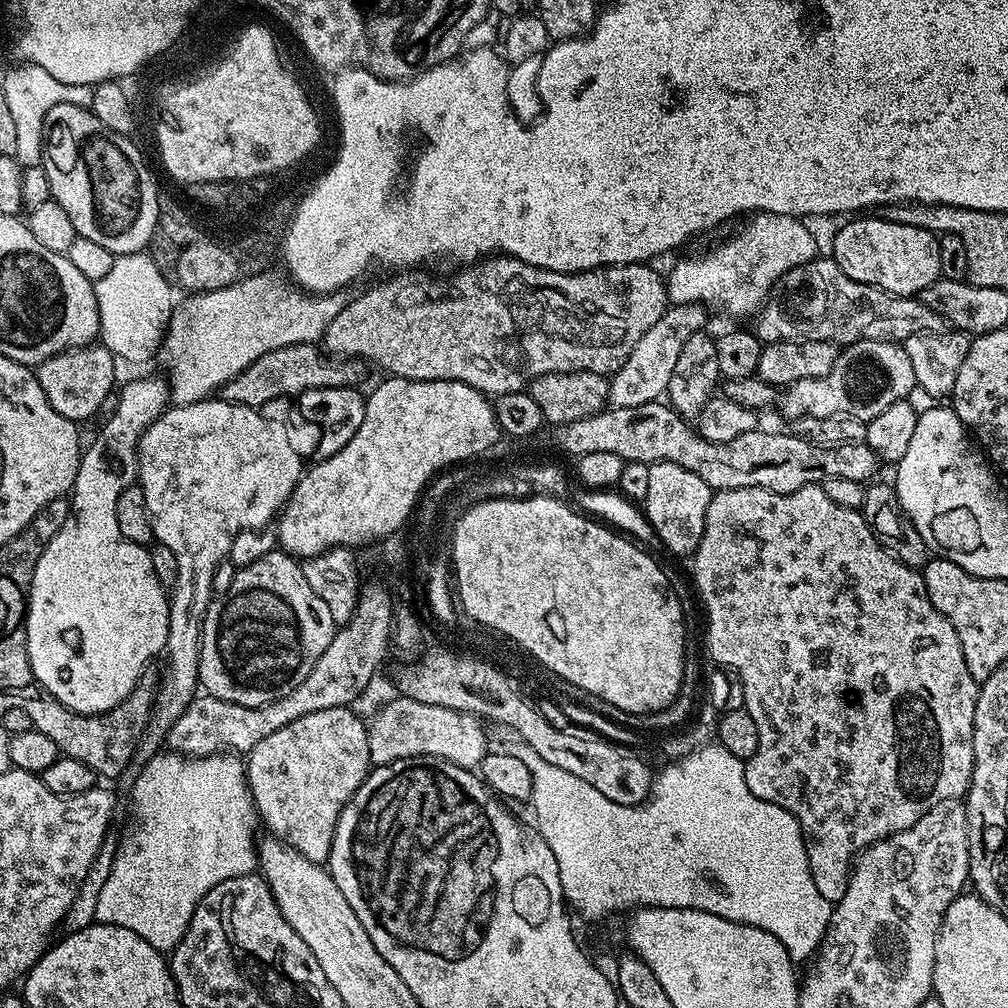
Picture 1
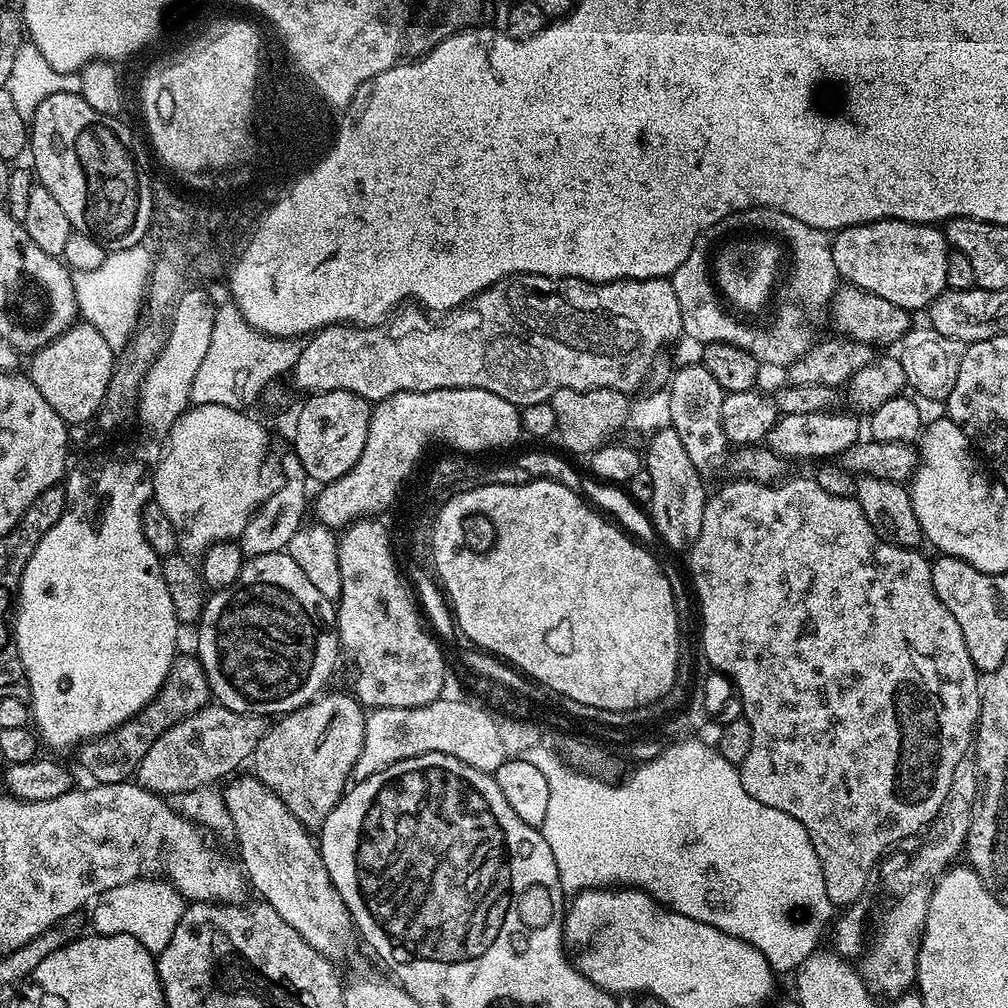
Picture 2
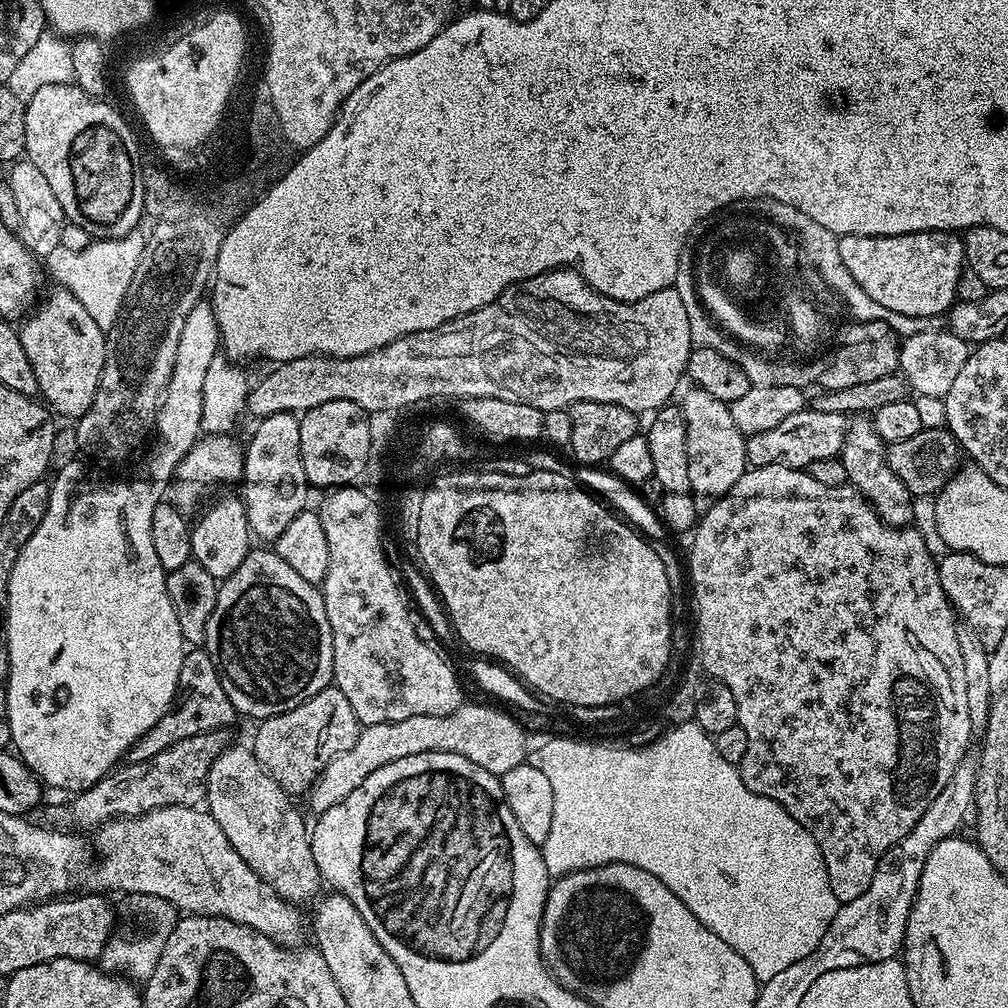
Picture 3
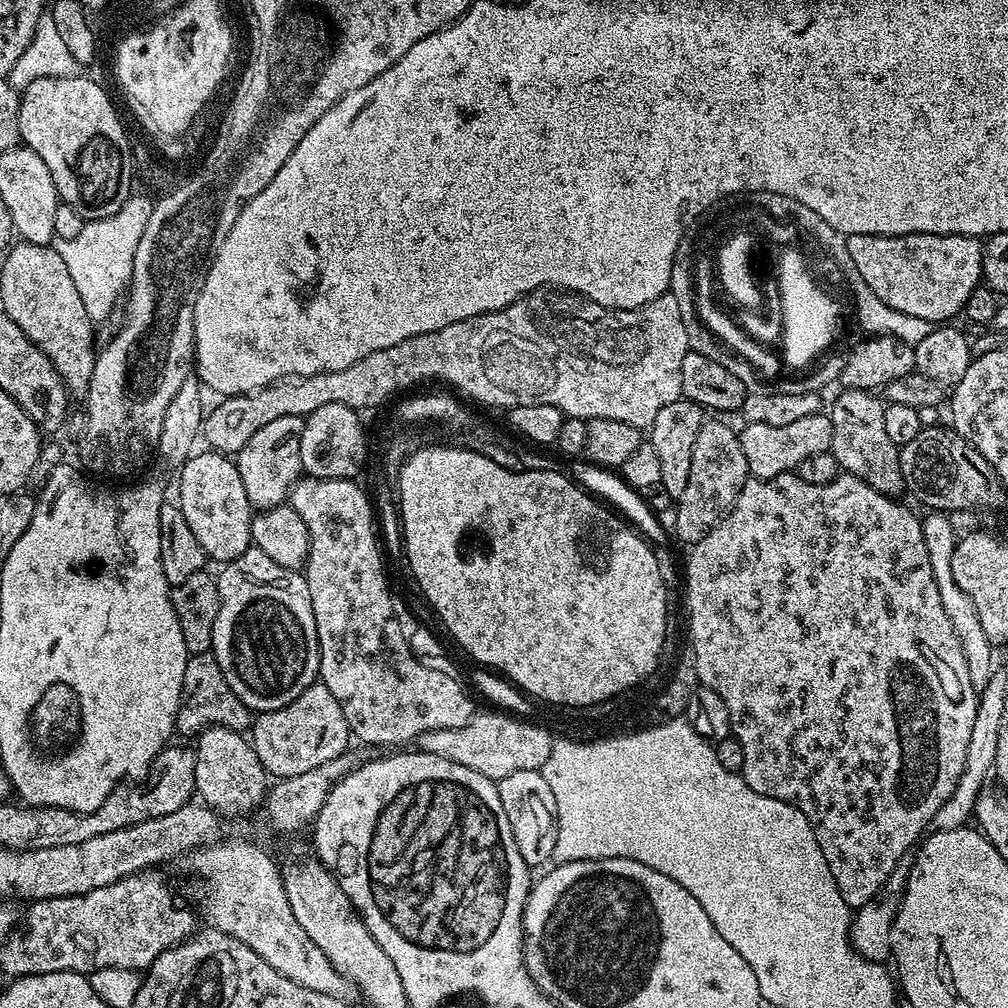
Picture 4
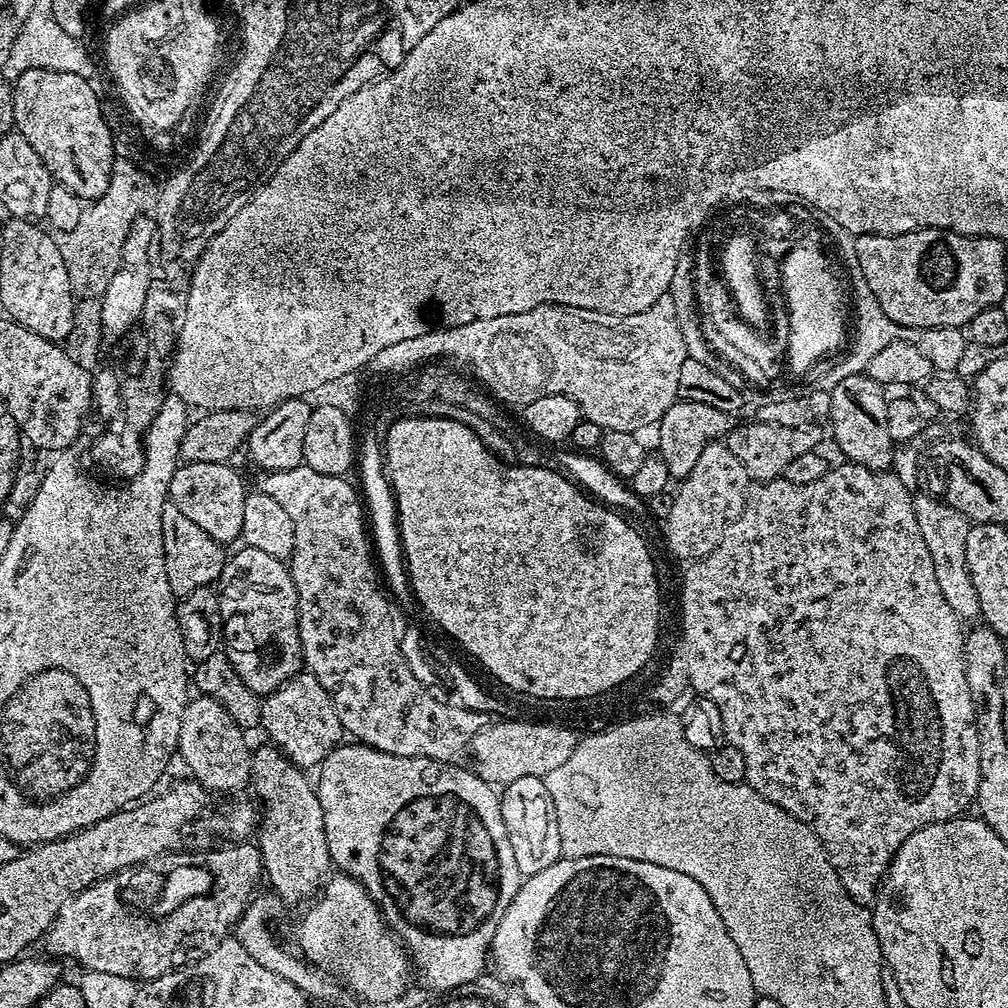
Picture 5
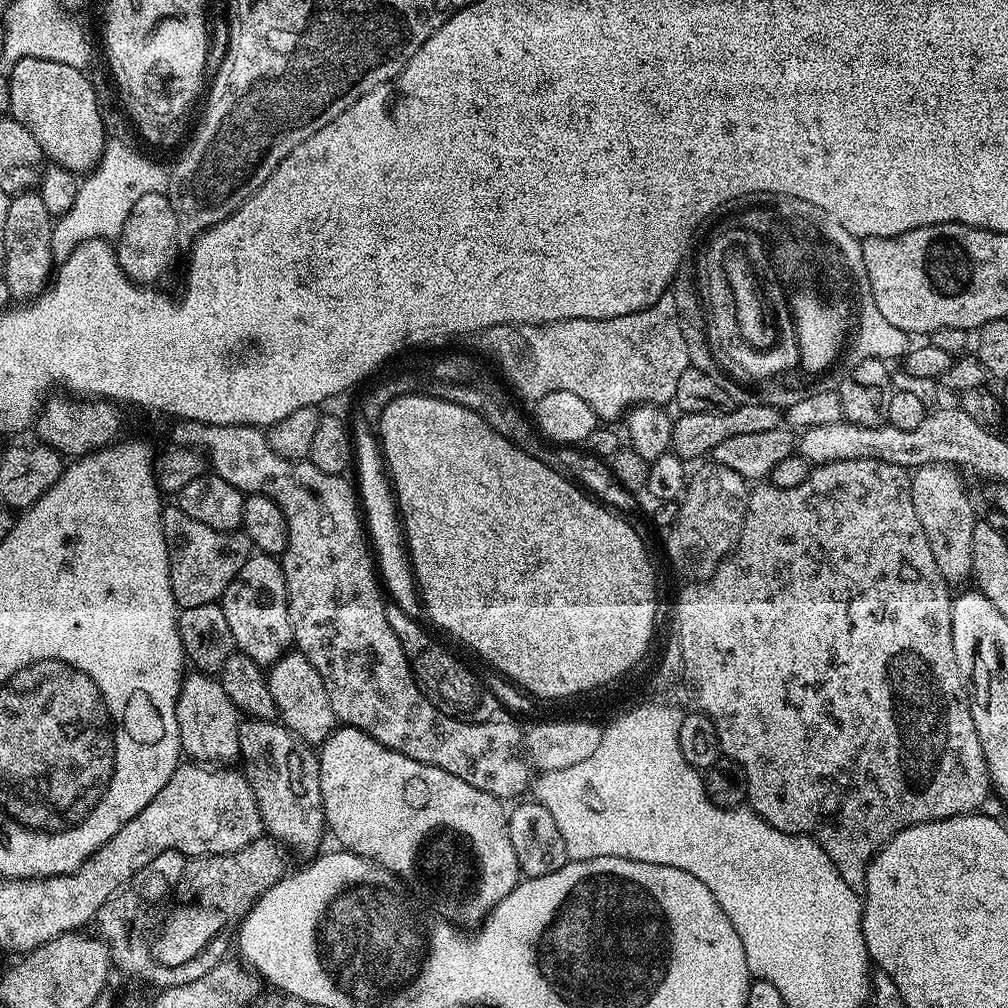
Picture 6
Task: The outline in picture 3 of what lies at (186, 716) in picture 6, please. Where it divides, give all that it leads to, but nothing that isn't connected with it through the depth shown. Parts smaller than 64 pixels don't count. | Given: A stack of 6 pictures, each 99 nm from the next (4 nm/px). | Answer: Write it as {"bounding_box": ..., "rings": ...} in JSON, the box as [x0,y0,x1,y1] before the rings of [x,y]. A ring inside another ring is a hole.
{"bounding_box":[206,746,322,906],"rings":[[[229,746],[214,762],[206,785],[206,811],[222,826],[230,846],[258,873],[265,884],[293,906],[321,895],[322,877],[314,862],[305,813],[292,805],[293,797],[258,762],[251,747]]]}

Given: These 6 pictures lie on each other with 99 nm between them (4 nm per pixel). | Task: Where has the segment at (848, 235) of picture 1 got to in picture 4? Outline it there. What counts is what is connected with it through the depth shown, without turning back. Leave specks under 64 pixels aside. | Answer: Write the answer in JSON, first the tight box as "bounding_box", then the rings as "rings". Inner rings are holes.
{"bounding_box":[848,232,984,322],"rings":[[[915,232],[905,236],[858,234],[857,236],[848,237],[848,249],[850,250],[850,258],[854,258],[854,263],[858,266],[859,273],[862,274],[862,282],[866,282],[866,286],[870,286],[870,290],[874,290],[874,294],[878,294],[878,298],[882,298],[882,302],[886,302],[886,306],[890,306],[894,310],[902,310],[902,314],[914,314],[914,318],[926,318],[933,322],[951,321],[948,320],[951,316],[959,317],[963,313],[966,306],[966,298],[970,298],[970,294],[974,294],[974,290],[981,287],[982,284],[984,244],[974,236],[939,236],[938,234],[926,234],[925,232]]]}

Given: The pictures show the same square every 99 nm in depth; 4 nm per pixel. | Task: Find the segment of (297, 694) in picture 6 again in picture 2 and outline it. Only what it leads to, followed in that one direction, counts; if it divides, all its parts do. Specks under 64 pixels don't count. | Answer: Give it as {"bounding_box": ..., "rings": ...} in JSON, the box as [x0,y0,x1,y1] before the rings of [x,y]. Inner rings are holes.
{"bounding_box":[251,692,366,830],"rings":[[[336,692],[333,696],[328,695],[329,694],[321,695],[319,698],[313,700],[311,704],[304,704],[298,710],[281,715],[279,719],[277,719],[275,723],[269,727],[267,734],[262,738],[262,742],[258,742],[256,753],[252,755],[251,759],[251,763],[253,765],[256,764],[256,768],[254,768],[255,776],[258,777],[258,779],[260,779],[262,783],[265,784],[269,790],[271,790],[271,792],[278,794],[278,798],[282,798],[282,802],[292,811],[294,818],[298,818],[298,822],[302,822],[305,828],[309,830],[320,829],[326,822],[326,818],[334,810],[336,803],[340,801],[341,796],[344,795],[350,784],[352,768],[358,762],[358,754],[364,745],[364,721],[366,719],[366,712],[360,701],[357,700],[355,695],[352,694],[343,696],[342,693]]]}

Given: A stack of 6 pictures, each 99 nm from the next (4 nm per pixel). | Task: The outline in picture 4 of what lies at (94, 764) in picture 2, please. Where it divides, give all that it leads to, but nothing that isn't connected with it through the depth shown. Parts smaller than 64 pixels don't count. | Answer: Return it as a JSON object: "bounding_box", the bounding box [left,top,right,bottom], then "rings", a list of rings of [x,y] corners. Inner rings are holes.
{"bounding_box":[175,652,254,738],"rings":[[[203,652],[197,656],[189,655],[186,662],[186,674],[182,678],[182,694],[180,695],[180,709],[176,711],[175,731],[189,738],[195,738],[205,728],[222,727],[241,734],[251,729],[254,713],[247,708],[230,690],[230,682],[226,682],[226,674],[222,674],[222,666],[213,658],[211,652]]]}

